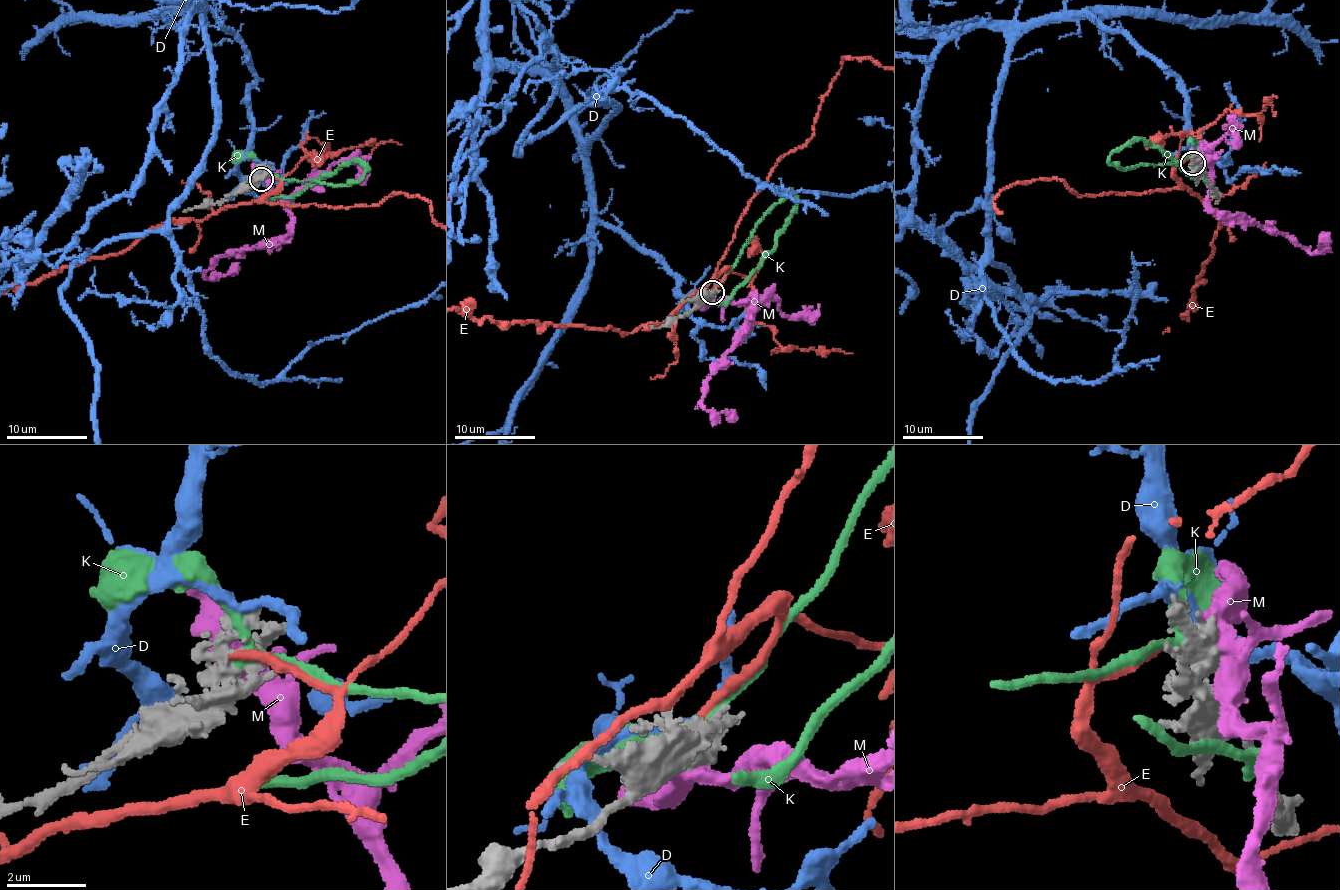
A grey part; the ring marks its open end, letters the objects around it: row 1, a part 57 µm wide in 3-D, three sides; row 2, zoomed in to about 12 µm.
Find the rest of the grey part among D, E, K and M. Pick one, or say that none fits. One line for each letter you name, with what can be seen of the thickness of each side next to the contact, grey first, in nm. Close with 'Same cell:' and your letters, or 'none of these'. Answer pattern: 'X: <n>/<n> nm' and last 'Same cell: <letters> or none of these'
Same cell: none of these

